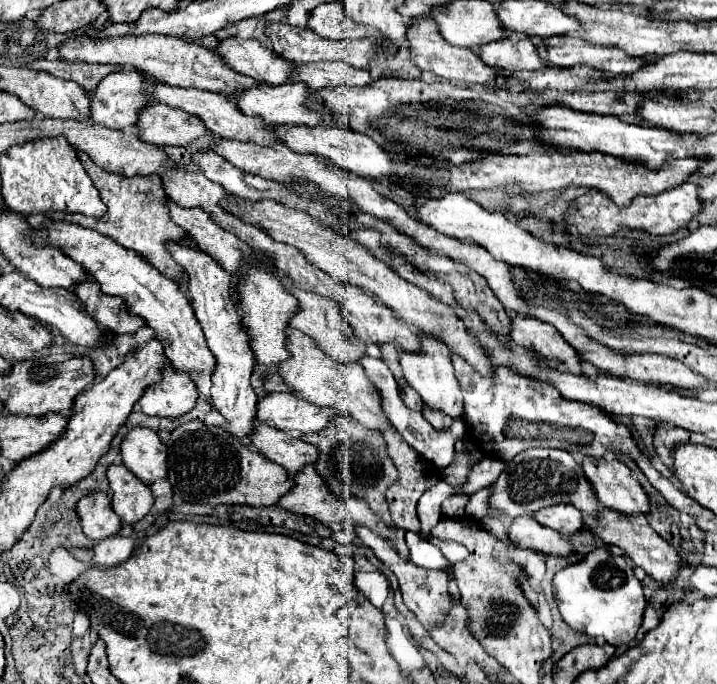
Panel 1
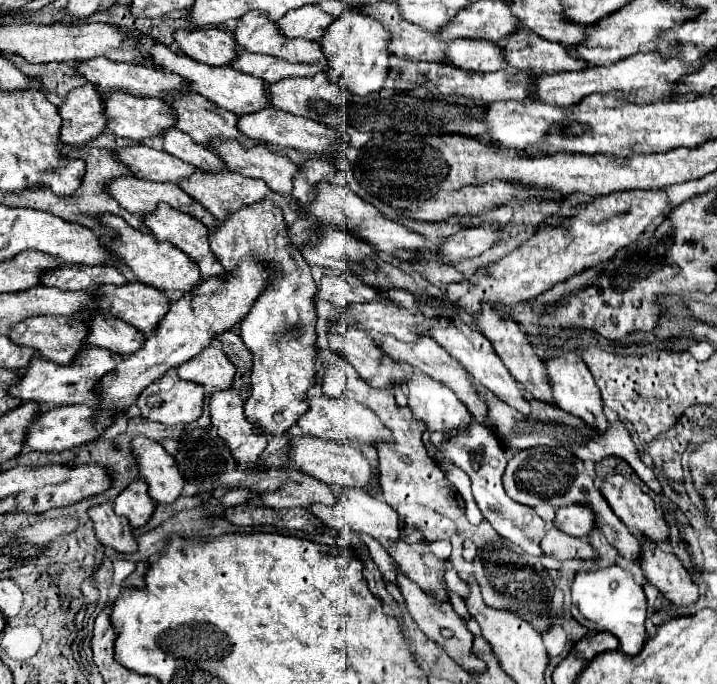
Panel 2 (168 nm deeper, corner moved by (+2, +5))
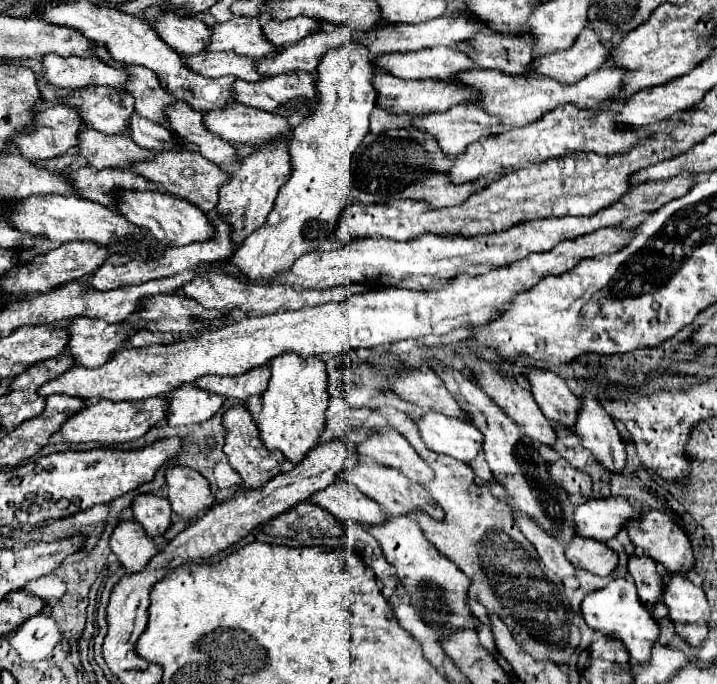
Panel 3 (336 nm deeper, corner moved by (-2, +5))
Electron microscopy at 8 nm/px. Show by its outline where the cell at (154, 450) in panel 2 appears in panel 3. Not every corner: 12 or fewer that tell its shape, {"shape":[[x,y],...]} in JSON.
{"shape":[[169,466],[173,512],[197,520],[217,504],[209,482],[185,466]]}

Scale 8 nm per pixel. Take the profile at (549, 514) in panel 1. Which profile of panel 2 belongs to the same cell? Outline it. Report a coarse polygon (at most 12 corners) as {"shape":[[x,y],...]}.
{"shape":[[585,506],[557,508],[553,526],[583,538],[595,528]]}

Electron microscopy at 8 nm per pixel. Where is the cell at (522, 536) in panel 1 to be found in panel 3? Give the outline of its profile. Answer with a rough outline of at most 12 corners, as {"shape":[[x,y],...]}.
{"shape":[[575,536],[565,556],[575,568],[609,576],[619,562],[607,544]]}

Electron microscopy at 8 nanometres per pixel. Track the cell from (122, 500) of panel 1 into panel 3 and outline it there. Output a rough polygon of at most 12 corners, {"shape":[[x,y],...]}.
{"shape":[[141,494],[133,518],[149,536],[165,534],[173,524],[167,498]]}

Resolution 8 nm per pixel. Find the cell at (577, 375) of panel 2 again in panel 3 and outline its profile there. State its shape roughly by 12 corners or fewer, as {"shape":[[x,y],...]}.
{"shape":[[581,398],[575,434],[605,470],[625,468],[623,440],[599,400]]}

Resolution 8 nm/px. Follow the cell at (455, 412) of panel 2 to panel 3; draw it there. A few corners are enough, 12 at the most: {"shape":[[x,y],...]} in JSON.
{"shape":[[427,412],[423,442],[471,464],[483,434],[465,420]]}

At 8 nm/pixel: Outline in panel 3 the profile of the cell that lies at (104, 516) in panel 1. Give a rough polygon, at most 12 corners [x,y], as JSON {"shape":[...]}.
{"shape":[[135,520],[121,522],[111,550],[127,570],[143,570],[157,554]]}

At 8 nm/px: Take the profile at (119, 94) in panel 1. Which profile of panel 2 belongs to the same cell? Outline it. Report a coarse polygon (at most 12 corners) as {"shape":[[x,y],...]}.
{"shape":[[79,86],[59,110],[63,144],[85,144],[105,132],[105,94]]}

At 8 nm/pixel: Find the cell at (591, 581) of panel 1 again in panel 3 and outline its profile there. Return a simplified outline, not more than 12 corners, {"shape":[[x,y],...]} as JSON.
{"shape":[[627,578],[587,594],[581,614],[643,664],[657,620]]}

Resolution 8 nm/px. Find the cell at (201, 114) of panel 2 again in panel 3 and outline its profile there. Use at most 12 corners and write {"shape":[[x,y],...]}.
{"shape":[[103,46],[99,60],[127,72],[123,90],[135,98],[135,112],[165,122],[163,108],[175,98],[145,66],[115,62]]}

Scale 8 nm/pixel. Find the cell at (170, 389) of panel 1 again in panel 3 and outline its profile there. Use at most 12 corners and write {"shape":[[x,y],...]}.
{"shape":[[181,386],[169,394],[169,426],[209,420],[223,396]]}

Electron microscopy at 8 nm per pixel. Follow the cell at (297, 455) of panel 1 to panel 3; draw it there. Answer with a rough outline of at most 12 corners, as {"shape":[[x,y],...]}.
{"shape":[[359,458],[341,472],[389,516],[443,510],[399,470]]}

